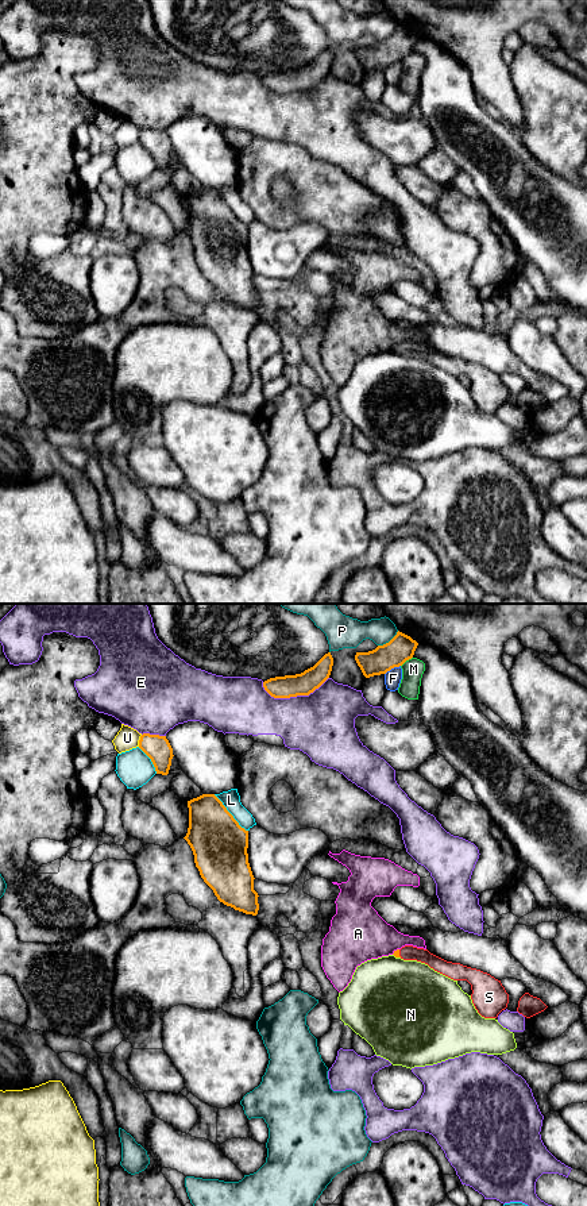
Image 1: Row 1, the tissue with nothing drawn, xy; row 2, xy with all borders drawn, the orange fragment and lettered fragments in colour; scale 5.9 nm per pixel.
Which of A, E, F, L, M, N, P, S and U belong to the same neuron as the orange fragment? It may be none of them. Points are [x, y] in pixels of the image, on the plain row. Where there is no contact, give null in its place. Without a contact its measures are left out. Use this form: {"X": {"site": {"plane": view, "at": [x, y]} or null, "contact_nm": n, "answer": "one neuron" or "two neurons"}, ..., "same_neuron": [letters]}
{"A": {"site": {"plane": "xy", "at": [394, 346]}, "contact_nm": 60, "answer": "two neurons"}, "E": {"site": {"plane": "xy", "at": [294, 91]}, "contact_nm": 400, "answer": "two neurons"}, "F": {"site": {"plane": "xy", "at": [392, 62]}, "contact_nm": 110, "answer": "two neurons"}, "L": {"site": {"plane": "xy", "at": [230, 208]}, "contact_nm": 300, "answer": "two neurons"}, "M": {"site": {"plane": "xy", "at": [406, 54]}, "contact_nm": 90, "answer": "two neurons"}, "N": {"site": {"plane": "xy", "at": [397, 351]}, "contact_nm": 50, "answer": "two neurons"}, "P": {"site": {"plane": "xy", "at": [389, 37]}, "contact_nm": 160, "answer": "two neurons"}, "S": {"site": {"plane": "xy", "at": [398, 349]}, "contact_nm": 50, "answer": "one neuron"}, "U": {"site": {"plane": "xy", "at": [139, 135]}, "contact_nm": 80, "answer": "two neurons"}, "same_neuron": ["S"]}

